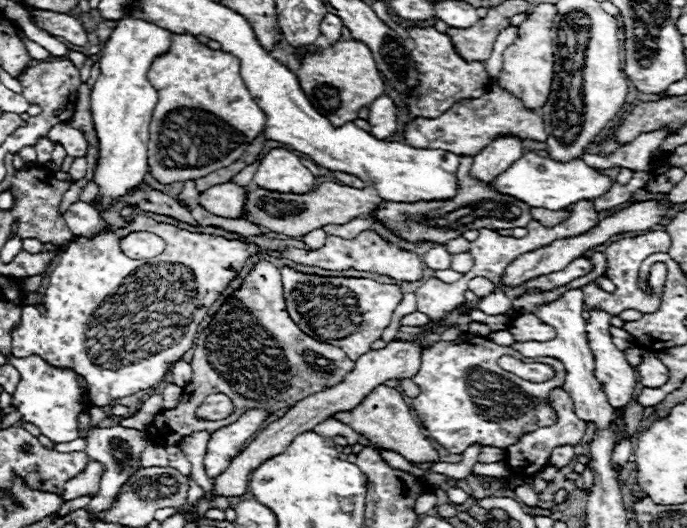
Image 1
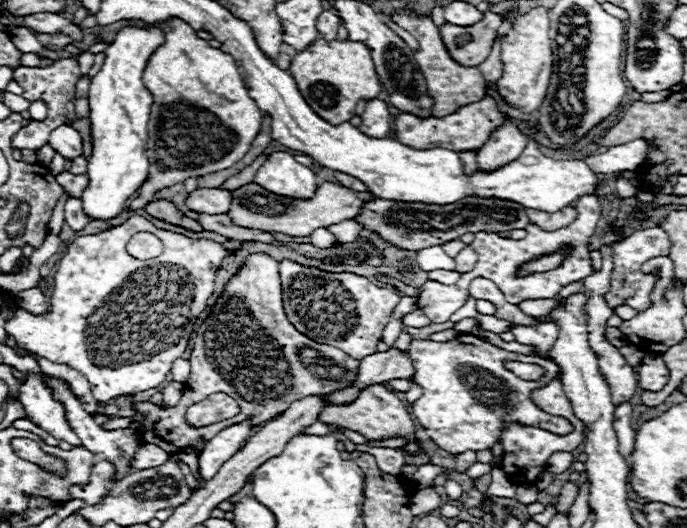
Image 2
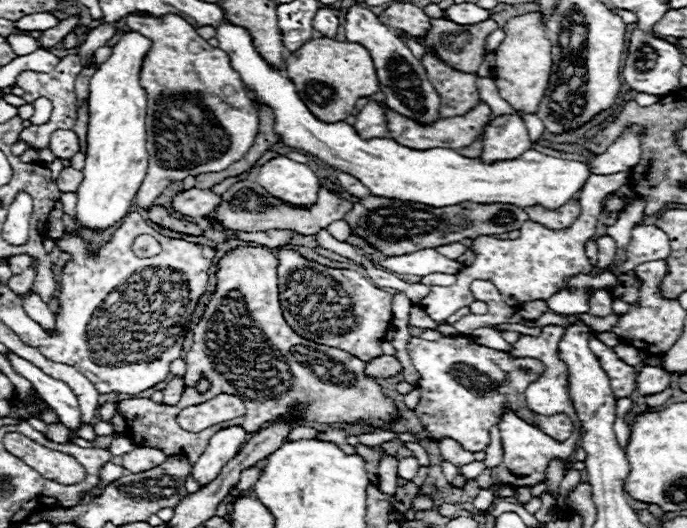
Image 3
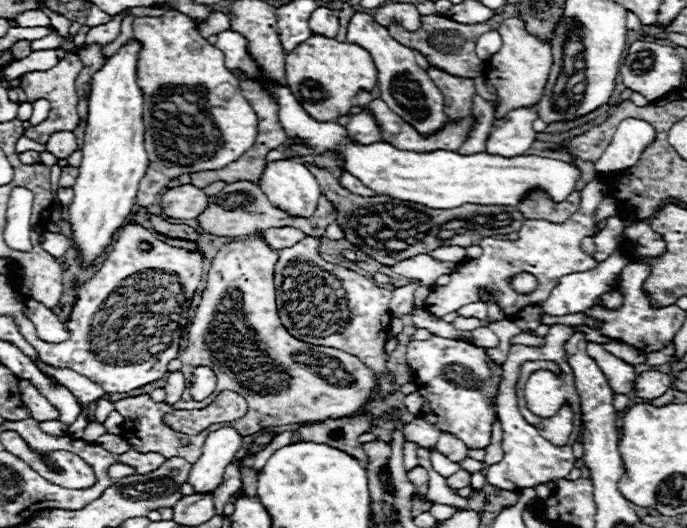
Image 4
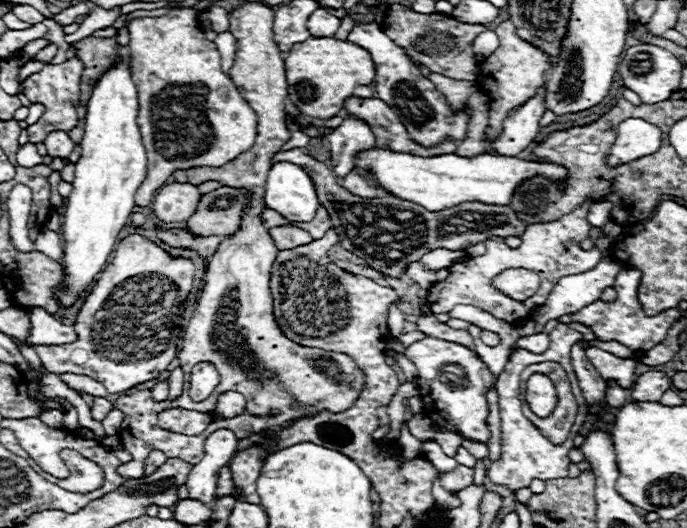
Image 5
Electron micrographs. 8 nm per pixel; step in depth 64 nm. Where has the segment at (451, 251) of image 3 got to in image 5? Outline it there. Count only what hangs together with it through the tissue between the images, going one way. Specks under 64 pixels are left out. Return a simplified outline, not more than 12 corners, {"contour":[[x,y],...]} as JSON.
{"contour":[[434,250],[420,262],[429,270],[452,266],[464,252]]}

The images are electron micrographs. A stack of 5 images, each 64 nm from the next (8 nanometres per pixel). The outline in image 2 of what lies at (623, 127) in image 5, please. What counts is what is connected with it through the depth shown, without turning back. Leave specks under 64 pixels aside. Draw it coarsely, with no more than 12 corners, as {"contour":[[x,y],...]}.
{"contour":[[646,142],[610,146],[584,162],[594,174],[636,170],[646,158]]}

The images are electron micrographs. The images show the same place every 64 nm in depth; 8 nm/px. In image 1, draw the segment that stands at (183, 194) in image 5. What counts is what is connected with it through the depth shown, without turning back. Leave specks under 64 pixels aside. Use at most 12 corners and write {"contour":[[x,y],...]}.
{"contour":[[232,182],[200,192],[198,204],[216,216],[238,218],[244,188]]}

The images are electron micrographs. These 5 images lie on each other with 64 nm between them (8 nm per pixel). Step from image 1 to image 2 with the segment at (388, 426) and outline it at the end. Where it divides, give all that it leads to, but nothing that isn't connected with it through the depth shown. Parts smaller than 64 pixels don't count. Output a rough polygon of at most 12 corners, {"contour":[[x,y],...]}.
{"contour":[[382,384],[366,386],[360,398],[326,404],[320,422],[338,424],[380,440],[408,438],[414,424],[404,402]]}

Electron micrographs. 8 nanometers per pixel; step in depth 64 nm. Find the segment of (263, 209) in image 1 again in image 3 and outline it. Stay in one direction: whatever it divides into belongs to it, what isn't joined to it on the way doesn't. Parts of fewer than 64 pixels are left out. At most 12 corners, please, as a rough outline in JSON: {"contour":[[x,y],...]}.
{"contour":[[240,180],[206,218],[226,230],[318,234],[350,202],[320,190],[316,206],[284,206]]}

